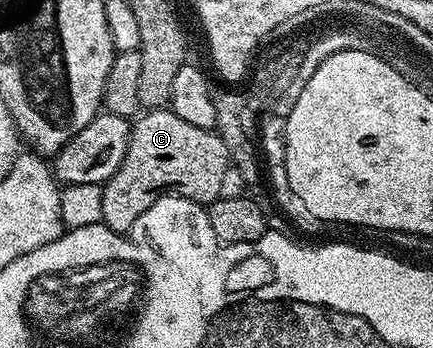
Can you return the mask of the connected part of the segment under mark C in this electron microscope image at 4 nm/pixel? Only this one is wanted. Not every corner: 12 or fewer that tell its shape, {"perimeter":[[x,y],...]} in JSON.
{"perimeter":[[171,108],[135,118],[102,185],[127,234],[171,191],[209,206],[230,164],[219,132]]}

